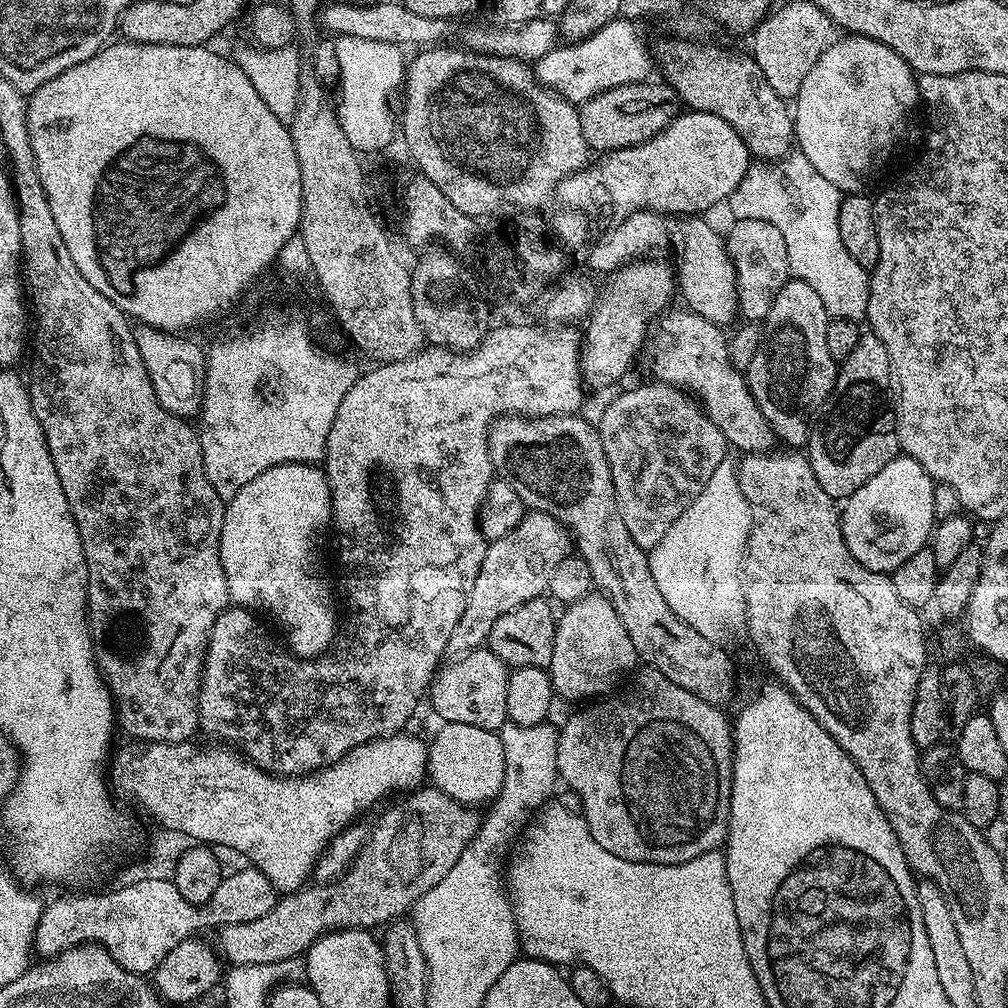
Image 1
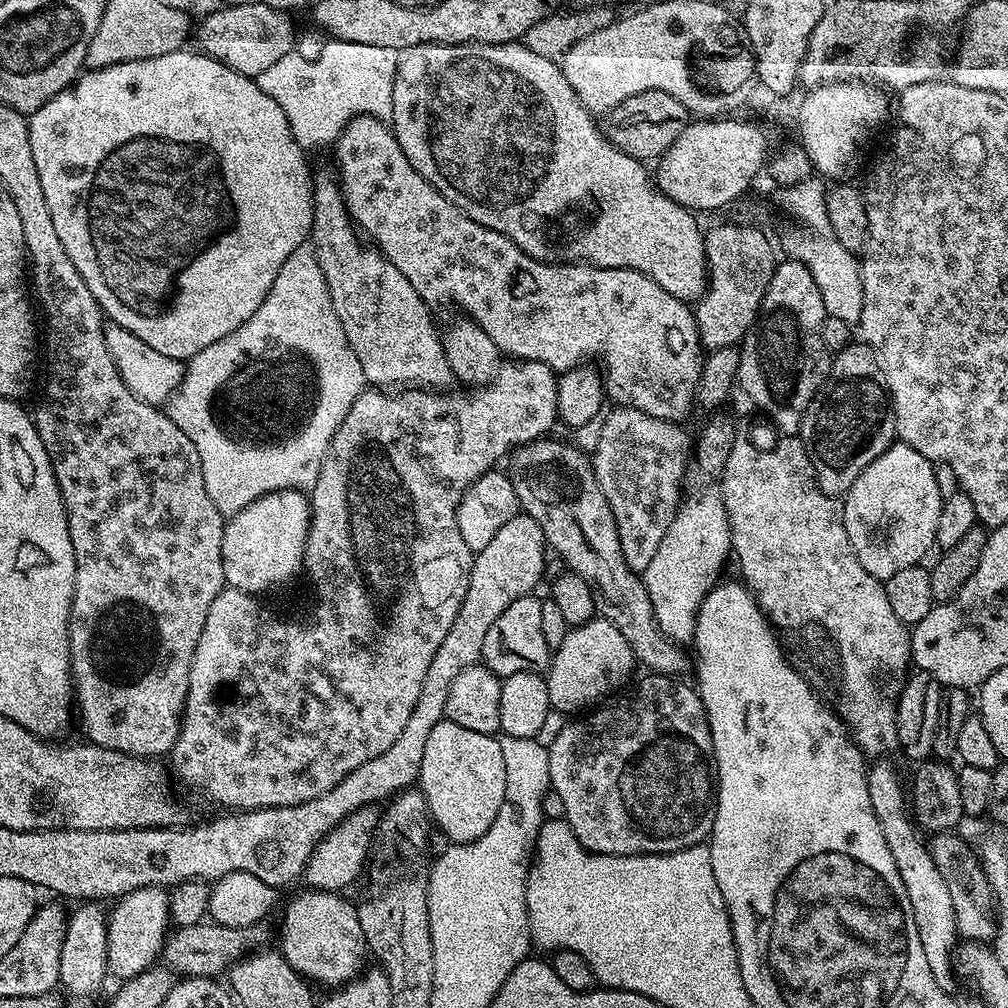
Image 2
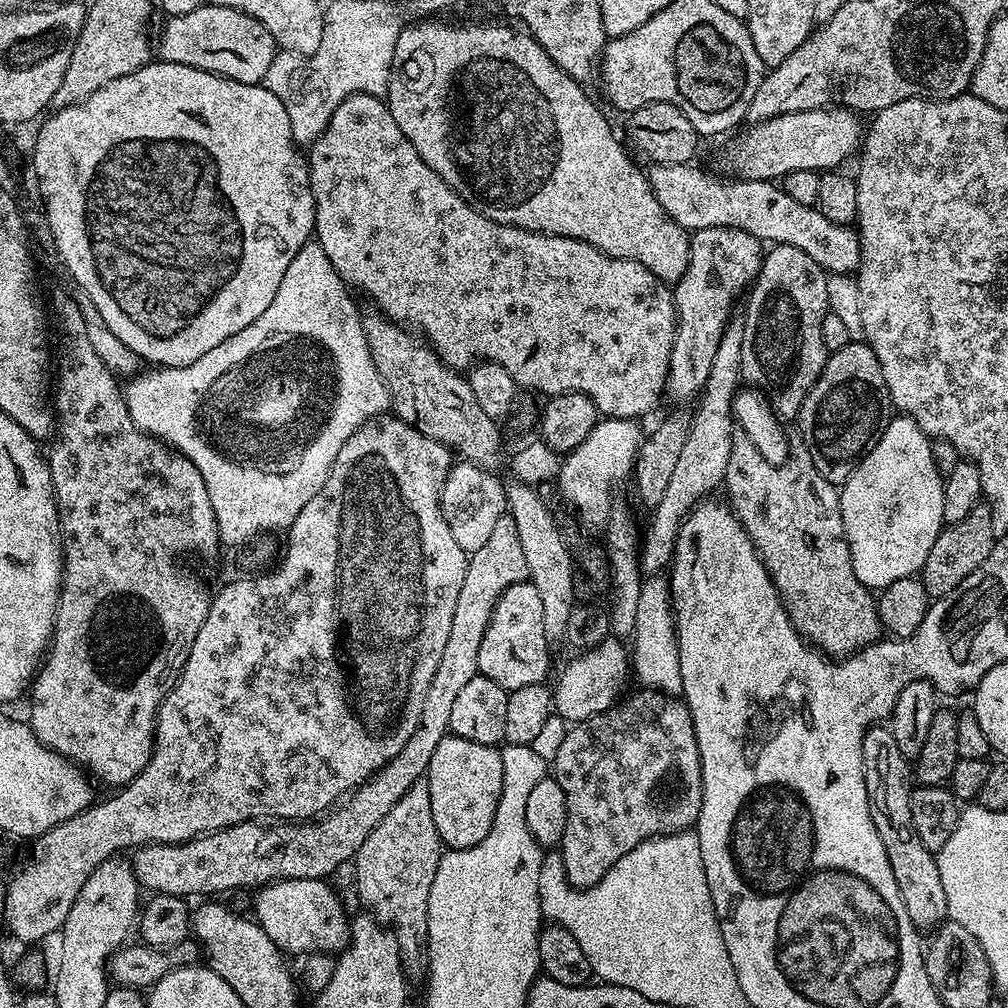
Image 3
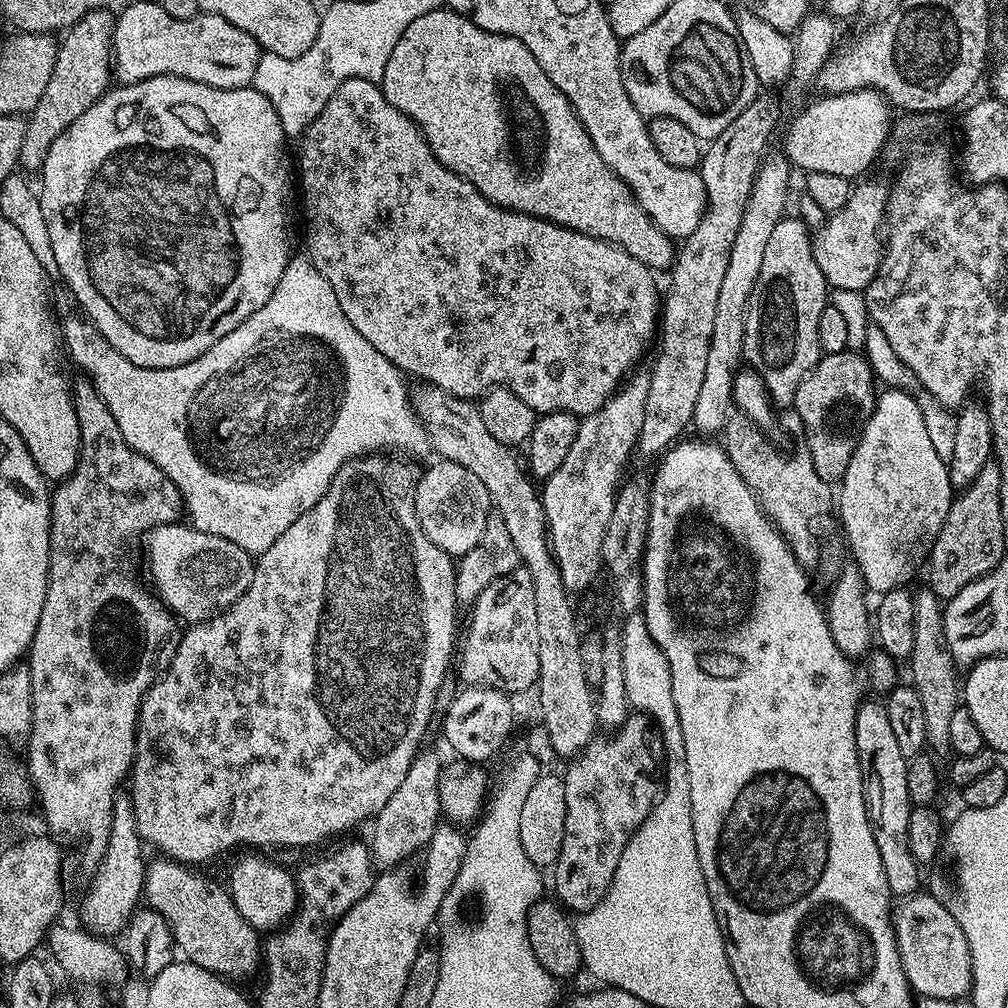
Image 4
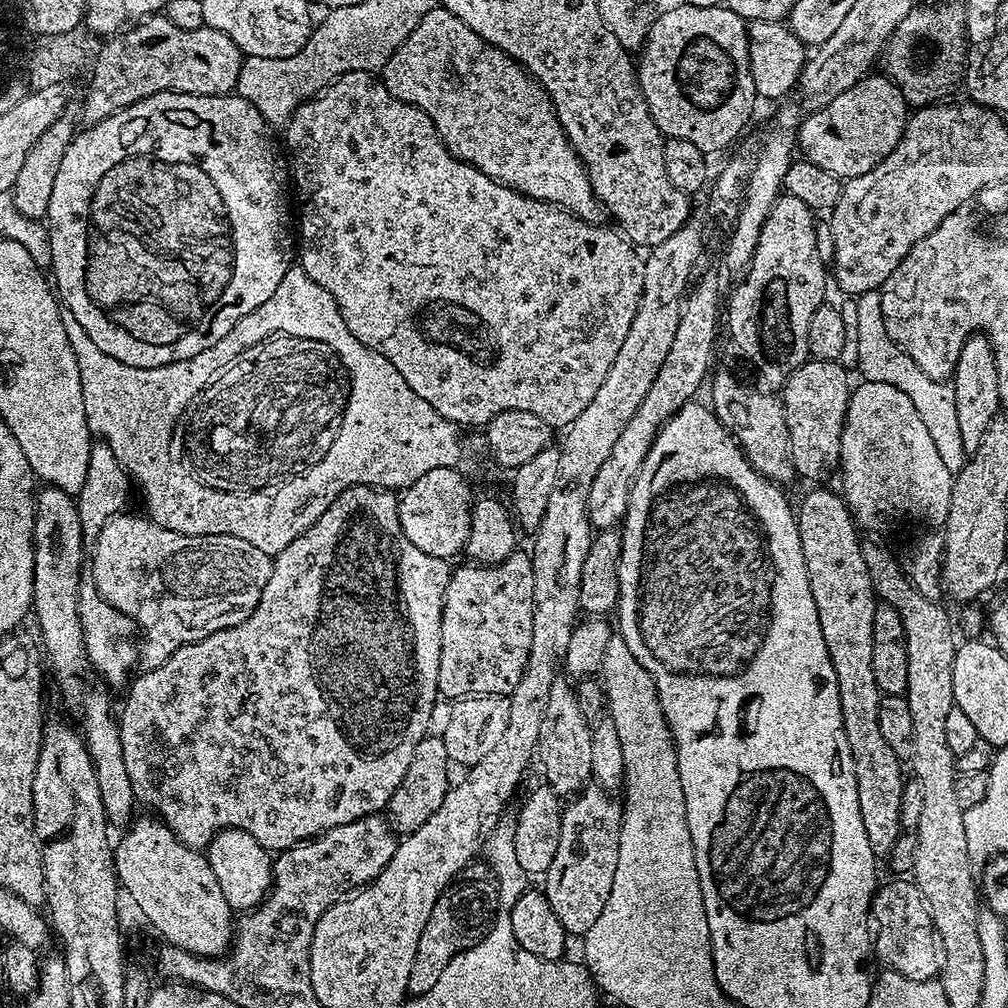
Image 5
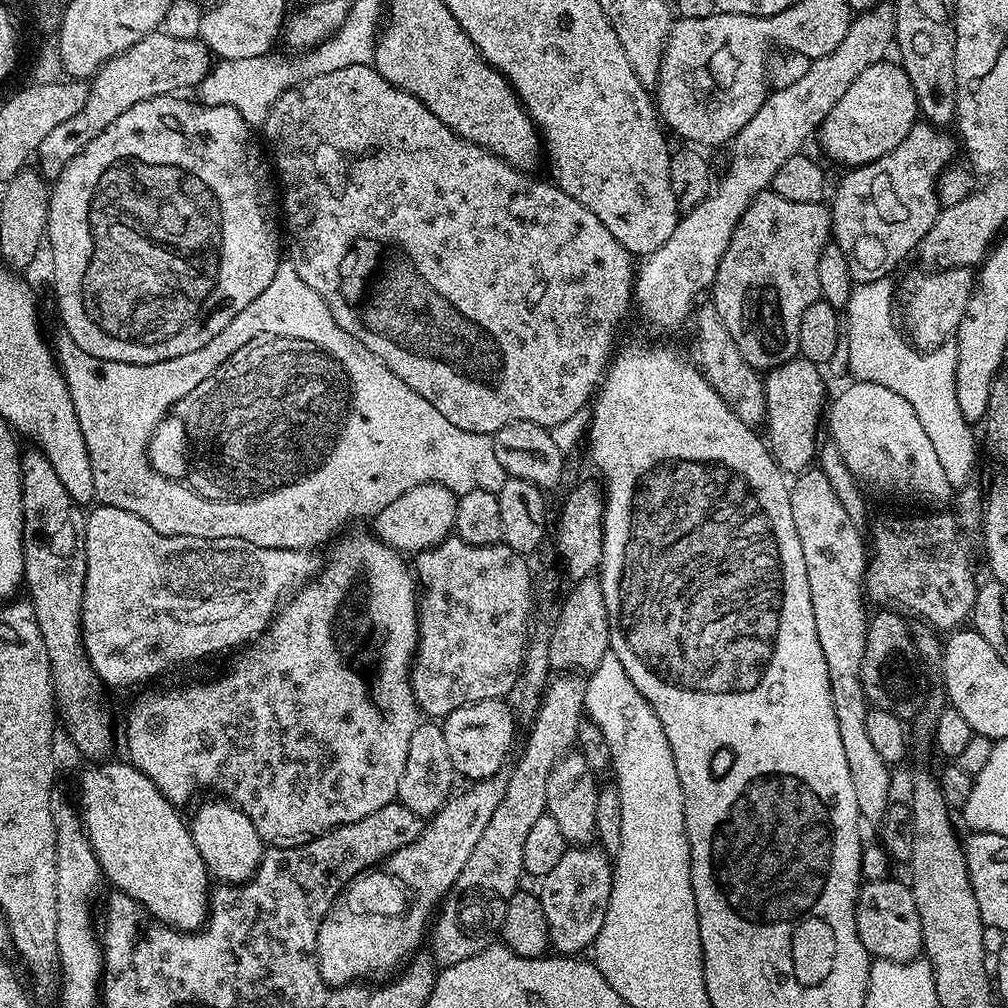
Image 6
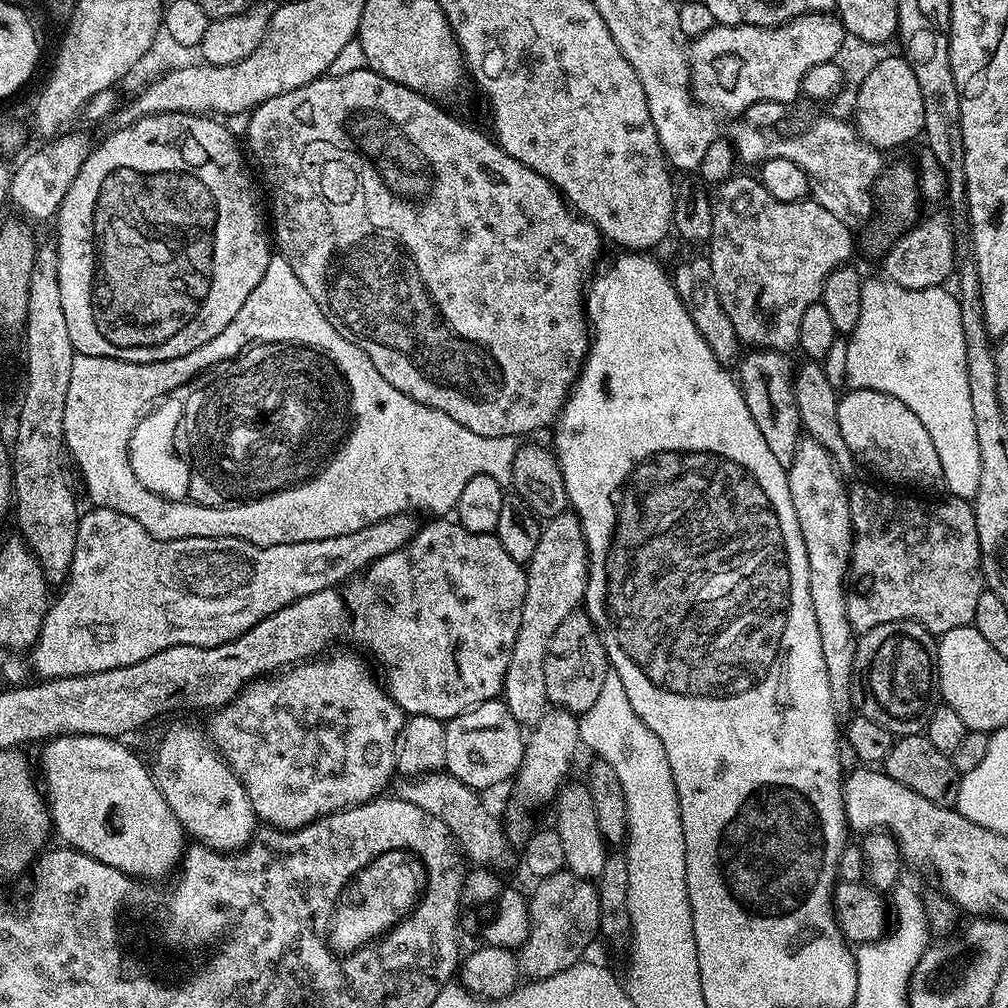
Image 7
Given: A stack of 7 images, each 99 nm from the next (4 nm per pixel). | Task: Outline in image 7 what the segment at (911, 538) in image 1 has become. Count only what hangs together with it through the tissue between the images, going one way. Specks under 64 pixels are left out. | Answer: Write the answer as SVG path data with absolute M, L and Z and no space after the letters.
M854 388L845 391L839 397L838 427L842 429L842 438L846 438L846 446L850 446L853 457L861 465L869 464L878 475L892 484L909 484L909 489L944 488L942 462L938 462L938 450L934 450L934 442L930 442L930 434L926 434L926 426L918 422L918 414L910 410L898 398L885 392L876 392L873 388Z

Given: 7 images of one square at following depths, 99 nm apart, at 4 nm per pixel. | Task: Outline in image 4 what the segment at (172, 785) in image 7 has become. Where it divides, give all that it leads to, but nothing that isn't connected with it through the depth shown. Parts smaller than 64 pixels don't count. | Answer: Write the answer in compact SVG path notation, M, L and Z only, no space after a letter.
M264 856L242 857L226 879L226 887L234 906L238 906L238 914L242 914L242 918L261 934L279 929L295 913L298 903L295 875Z

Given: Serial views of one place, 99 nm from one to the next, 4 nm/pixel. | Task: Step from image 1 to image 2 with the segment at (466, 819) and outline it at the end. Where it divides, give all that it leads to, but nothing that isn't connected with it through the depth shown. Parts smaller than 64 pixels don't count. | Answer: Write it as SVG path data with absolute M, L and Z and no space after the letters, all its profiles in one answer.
M205 920L194 926L176 928L167 937L162 960L177 975L213 979L219 977L218 974L227 973L229 968L244 960L249 954L263 949L267 940L268 932L264 926L231 928Z

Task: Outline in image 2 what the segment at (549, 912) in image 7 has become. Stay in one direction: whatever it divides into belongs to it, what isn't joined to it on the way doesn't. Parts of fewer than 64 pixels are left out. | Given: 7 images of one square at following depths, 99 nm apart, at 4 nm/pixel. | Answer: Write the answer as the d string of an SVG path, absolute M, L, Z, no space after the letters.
M648 674L648 675L645 675L645 677L646 677L646 678L645 678L645 680L640 680L640 681L638 681L638 682L637 682L637 684L636 684L636 685L634 685L634 684L635 684L635 683L633 683L633 684L632 684L632 685L631 685L631 687L629 687L629 688L628 688L628 689L627 689L627 691L628 691L628 690L629 690L629 692L628 692L628 693L626 693L626 694L625 694L625 696L622 696L622 695L623 695L623 694L620 694L620 695L617 695L617 696L616 696L616 697L615 697L615 698L612 698L612 699L609 699L609 700L608 700L608 701L607 701L607 702L604 702L604 703L601 703L601 704L600 704L600 705L599 705L599 707L597 707L597 708L596 708L596 709L595 709L595 710L592 710L592 711L589 711L589 712L588 712L588 713L587 713L587 715L588 715L588 714L589 714L589 716L588 716L588 720L574 720L574 719L578 719L578 718L572 718L572 719L569 719L569 720L568 720L568 721L567 721L567 724L566 724L566 725L565 725L565 727L564 727L564 728L563 728L563 730L561 730L561 733L560 733L560 734L558 734L558 738L555 738L555 740L554 740L554 742L553 742L553 744L552 744L552 745L550 745L550 746L548 746L548 747L547 747L547 749L548 749L548 761L549 761L549 762L550 762L550 778L549 778L549 779L548 779L548 783L549 783L549 785L550 785L550 788L551 788L551 791L553 791L553 792L556 792L556 794L557 794L557 796L559 796L559 797L560 797L560 798L562 798L562 803L563 803L563 805L564 805L564 807L565 807L565 812L564 812L564 814L563 814L563 819L565 819L565 820L567 820L567 821L568 821L568 825L569 825L569 826L570 826L570 830L574 830L574 838L578 838L578 842L579 842L579 843L580 843L580 844L581 844L581 845L582 845L582 846L583 846L583 847L584 847L584 849L585 849L585 850L586 850L586 851L587 851L587 852L597 852L597 853L598 853L598 855L600 855L600 856L642 856L642 855L644 855L644 853L646 853L646 852L677 852L677 851L678 851L678 850L682 850L682 849L683 849L683 848L689 848L689 847L690 847L690 846L694 846L694 845L695 845L695 844L702 844L702 843L705 843L705 841L707 841L707 839L708 839L708 837L709 837L709 836L711 836L711 834L712 834L712 823L713 823L713 822L714 822L714 814L715 814L715 813L716 813L716 810L715 810L715 807L714 807L714 761L713 761L713 758L712 758L712 739L711 739L711 738L710 738L710 726L709 726L709 725L708 725L708 713L707 713L707 712L705 712L705 710L704 710L704 703L703 703L703 702L702 702L702 701L701 701L701 700L700 700L700 693L699 693L699 692L697 692L697 691L696 691L696 689L695 689L695 687L693 687L693 685L692 685L692 684L691 684L691 683L688 683L688 684L680 684L680 683L684 683L684 682L681 682L681 681L680 681L680 680L679 680L679 679L676 679L676 678L673 678L673 677L670 677L670 676L661 676L661 675L659 675L659 674Z

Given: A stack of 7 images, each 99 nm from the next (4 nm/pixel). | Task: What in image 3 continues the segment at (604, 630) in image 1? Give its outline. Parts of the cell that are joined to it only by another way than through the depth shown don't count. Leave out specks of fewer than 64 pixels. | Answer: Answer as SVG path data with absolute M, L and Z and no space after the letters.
M610 636L596 648L579 653L578 658L569 662L561 672L558 684L552 688L552 706L557 715L569 723L580 723L613 706L621 697L619 689L632 672L629 651L621 644L619 639Z

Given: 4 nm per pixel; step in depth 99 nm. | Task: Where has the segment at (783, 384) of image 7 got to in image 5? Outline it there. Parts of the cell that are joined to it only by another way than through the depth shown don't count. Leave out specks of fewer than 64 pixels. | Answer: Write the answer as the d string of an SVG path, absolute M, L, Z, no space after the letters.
M808 359L798 366L784 383L782 403L788 427L788 443L792 450L792 466L797 477L812 482L824 482L828 472L835 473L840 466L842 430L848 409L850 383L849 369L835 360Z

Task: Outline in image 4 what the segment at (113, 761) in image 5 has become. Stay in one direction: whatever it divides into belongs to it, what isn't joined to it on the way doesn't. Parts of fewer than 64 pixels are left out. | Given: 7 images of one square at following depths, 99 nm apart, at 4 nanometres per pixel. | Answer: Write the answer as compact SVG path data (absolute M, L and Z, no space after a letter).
M121 790L116 793L112 803L108 849L104 851L103 858L96 865L95 873L91 877L92 885L89 886L88 893L84 896L84 905L80 908L80 916L84 919L82 924L88 932L98 937L112 938L115 932L116 935L123 933L128 927L128 919L137 911L142 900L146 871L144 851L145 845L134 822L132 797L127 791Z

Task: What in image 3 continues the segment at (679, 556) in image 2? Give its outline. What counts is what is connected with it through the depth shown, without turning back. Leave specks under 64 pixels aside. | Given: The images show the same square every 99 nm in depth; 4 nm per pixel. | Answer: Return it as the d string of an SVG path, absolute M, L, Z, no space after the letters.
M649 575L640 585L638 594L638 622L634 622L634 634L630 638L631 671L641 680L643 687L657 692L666 692L670 696L679 697L680 659L678 658L678 642L676 641L676 617L672 614L672 594L667 579L663 575Z

